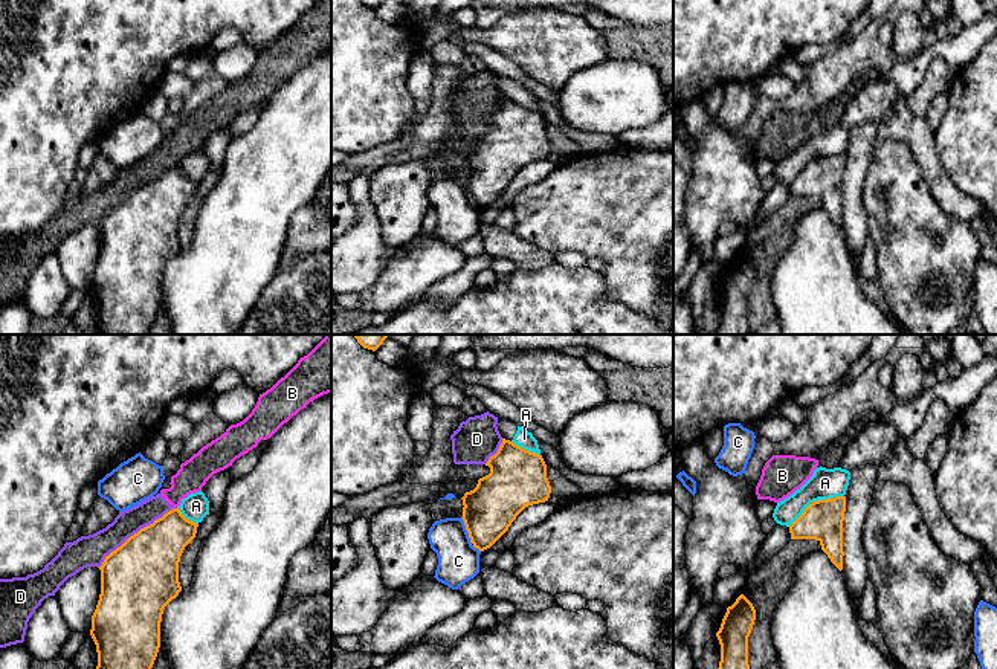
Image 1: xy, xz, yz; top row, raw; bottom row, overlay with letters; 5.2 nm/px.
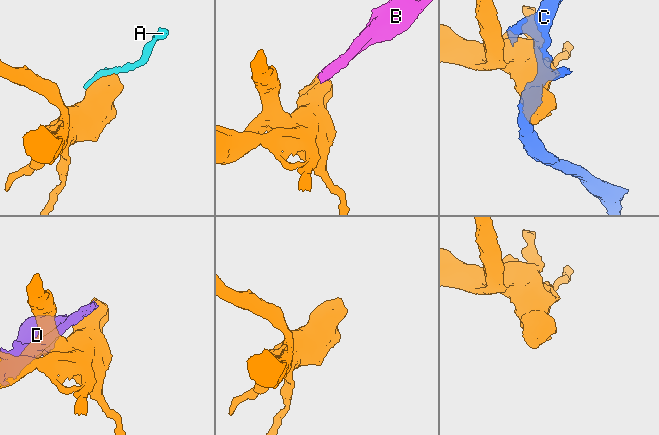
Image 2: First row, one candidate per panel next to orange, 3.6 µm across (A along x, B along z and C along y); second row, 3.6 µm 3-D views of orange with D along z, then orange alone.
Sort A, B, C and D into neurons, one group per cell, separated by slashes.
A / B D / C

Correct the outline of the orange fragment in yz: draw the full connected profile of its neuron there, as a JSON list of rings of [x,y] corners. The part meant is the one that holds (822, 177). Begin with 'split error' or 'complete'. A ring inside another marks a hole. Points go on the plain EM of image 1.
complete; [[[846,154],[811,160],[789,183],[791,197],[815,197],[831,220],[843,228],[843,179]]]

